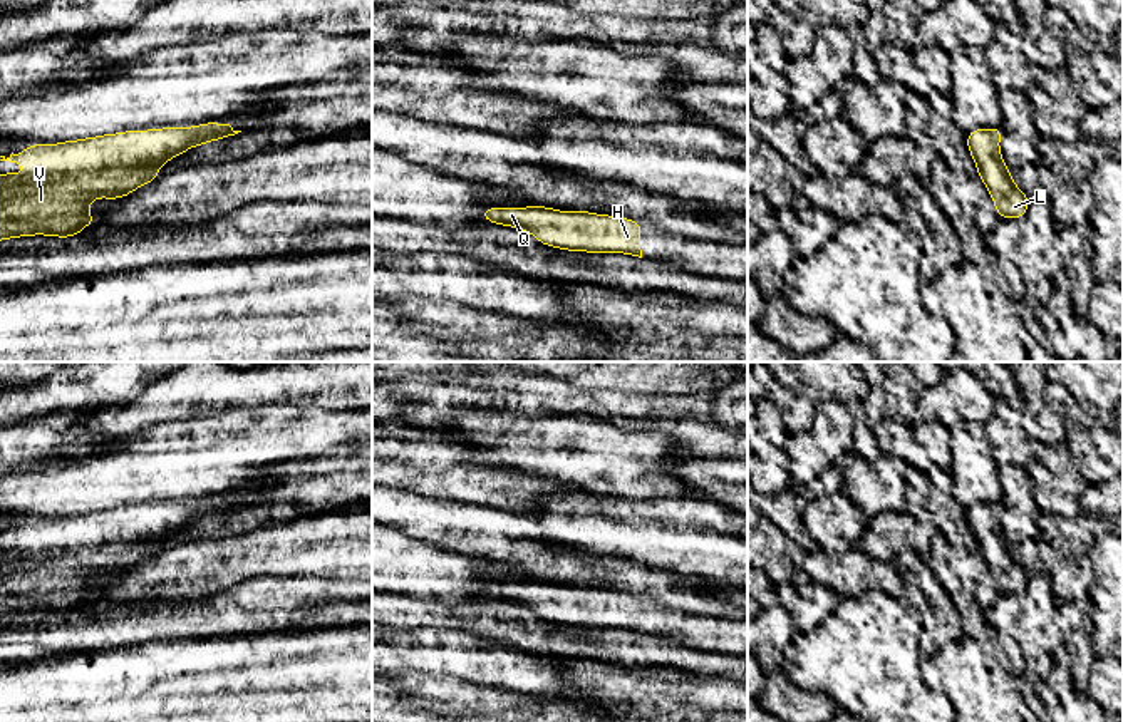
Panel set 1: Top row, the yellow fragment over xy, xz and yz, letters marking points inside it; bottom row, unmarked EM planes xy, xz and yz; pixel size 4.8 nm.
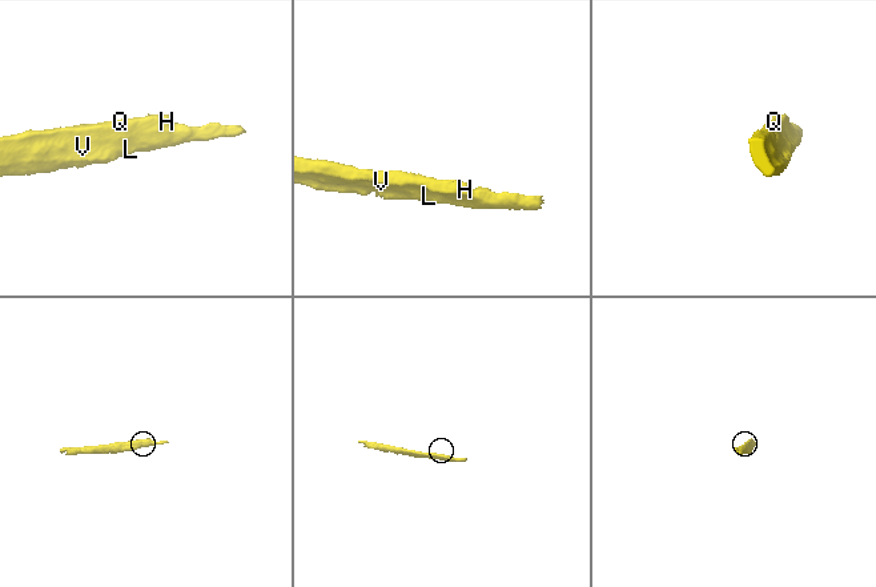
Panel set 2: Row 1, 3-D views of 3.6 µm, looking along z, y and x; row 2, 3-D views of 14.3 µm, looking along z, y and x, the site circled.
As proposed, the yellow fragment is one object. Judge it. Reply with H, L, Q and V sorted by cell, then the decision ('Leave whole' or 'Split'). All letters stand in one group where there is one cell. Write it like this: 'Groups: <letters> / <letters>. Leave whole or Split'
Groups: H / L Q V. Split

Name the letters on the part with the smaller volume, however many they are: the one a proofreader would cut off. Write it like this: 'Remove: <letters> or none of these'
Remove: H

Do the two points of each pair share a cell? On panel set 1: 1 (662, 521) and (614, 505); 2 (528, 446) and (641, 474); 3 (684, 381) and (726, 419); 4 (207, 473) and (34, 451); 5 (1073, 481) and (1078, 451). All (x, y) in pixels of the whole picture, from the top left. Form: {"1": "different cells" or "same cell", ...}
{"1": "same cell", "2": "same cell", "3": "different cells", "4": "different cells", "5": "different cells"}

